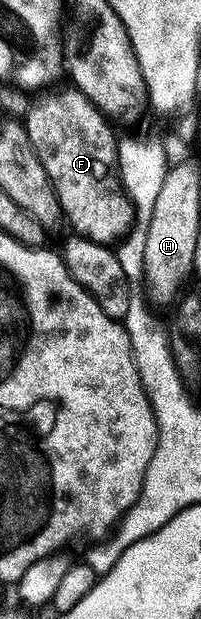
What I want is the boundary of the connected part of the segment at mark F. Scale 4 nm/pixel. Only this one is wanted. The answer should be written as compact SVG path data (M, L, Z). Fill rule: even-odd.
M67 90L57 95L41 94L41 99L29 106L22 122L28 131L30 145L34 145L34 153L38 153L38 161L42 161L42 169L46 169L46 177L50 177L54 185L54 193L64 210L64 219L73 227L71 230L83 239L112 245L123 240L134 227L132 200L118 174L118 135L112 132L113 124L81 91Z

